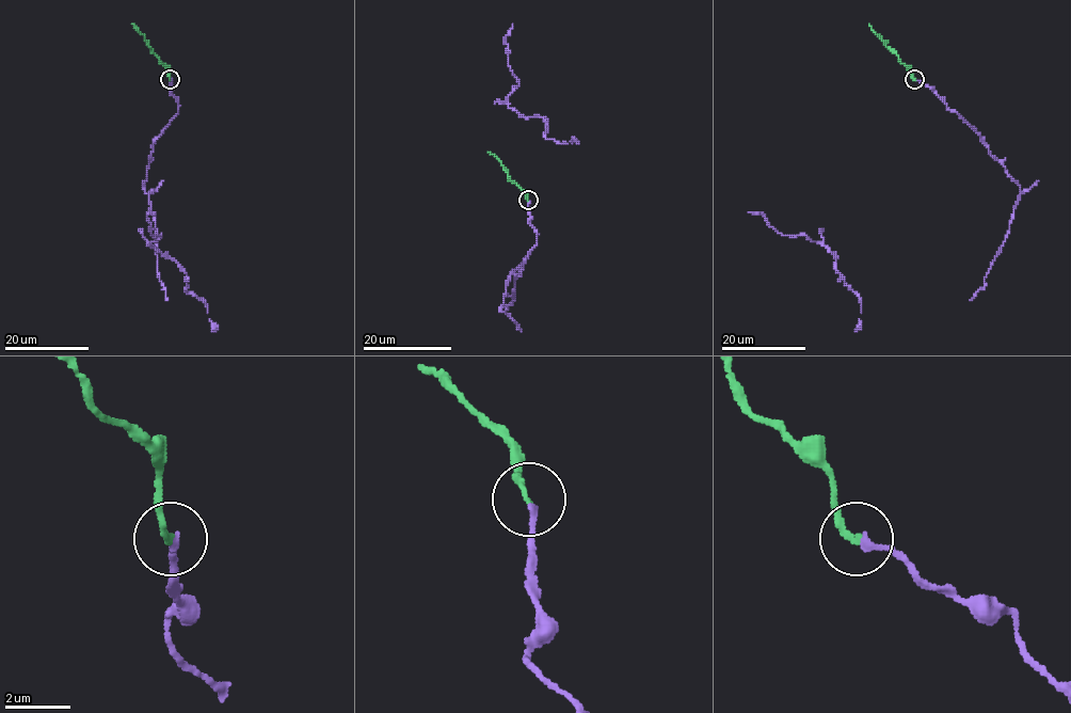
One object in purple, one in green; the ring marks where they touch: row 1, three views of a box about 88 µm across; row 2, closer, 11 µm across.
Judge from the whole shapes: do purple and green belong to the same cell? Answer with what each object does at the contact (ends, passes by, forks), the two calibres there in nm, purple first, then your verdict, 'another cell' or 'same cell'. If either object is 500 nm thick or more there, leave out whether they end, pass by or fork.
purple ends; green ends; calibres 200 and 190 nm; same cell

